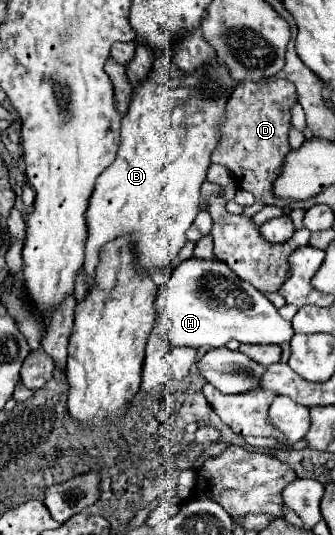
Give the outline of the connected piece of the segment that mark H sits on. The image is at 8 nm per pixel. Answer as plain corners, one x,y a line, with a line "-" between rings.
189,258
177,264
167,286
159,288
155,306
161,318
161,328
165,330
171,346
219,348
231,338
247,344
283,344
295,334
291,322
279,316
277,308
263,292
245,284
225,266
225,262
217,258
211,262

